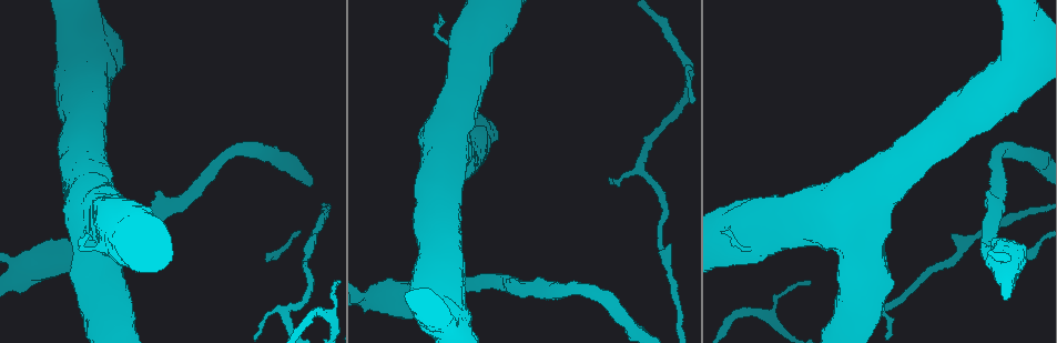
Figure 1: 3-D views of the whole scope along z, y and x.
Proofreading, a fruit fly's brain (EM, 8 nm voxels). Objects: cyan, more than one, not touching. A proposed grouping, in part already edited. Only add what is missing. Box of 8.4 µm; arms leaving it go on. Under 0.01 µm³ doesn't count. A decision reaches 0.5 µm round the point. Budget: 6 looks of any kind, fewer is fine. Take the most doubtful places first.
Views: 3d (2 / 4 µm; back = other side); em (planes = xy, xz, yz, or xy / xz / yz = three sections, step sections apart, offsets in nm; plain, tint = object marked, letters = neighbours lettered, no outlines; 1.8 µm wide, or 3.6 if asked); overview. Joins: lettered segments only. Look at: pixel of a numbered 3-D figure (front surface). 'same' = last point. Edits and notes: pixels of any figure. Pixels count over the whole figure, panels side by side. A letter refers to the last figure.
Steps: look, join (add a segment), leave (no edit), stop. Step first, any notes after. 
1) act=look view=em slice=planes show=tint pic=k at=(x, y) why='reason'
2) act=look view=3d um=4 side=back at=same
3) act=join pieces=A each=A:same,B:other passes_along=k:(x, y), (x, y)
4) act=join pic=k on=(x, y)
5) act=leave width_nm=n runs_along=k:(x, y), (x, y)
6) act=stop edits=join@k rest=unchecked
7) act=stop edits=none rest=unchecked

act=look view=3d um=2 pic=1 at=(155, 194) why='an open end'

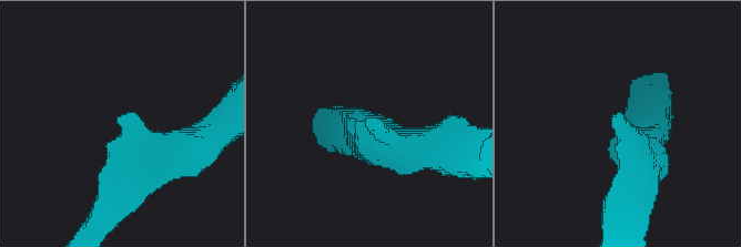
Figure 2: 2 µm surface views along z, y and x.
act=look view=em slice=planes show=letters pic=2 at=(370, 119) why='shape alone is not enough'

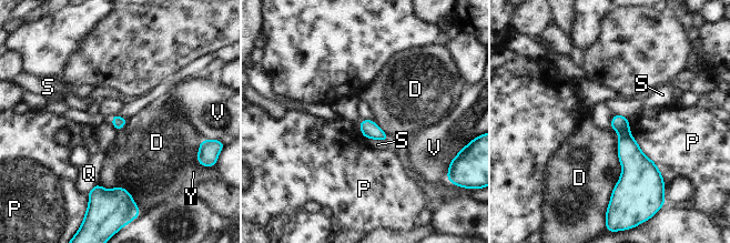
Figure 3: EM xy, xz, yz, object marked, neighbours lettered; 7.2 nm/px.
act=leave longest_contact=P:500nm each=D:other,P:other,Q:other,S:other,V:other,Y:other found='none of them fits'

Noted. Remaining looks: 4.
act=look view=em slice=planes show=letters pic=1 at=(638, 170) why='a fork'

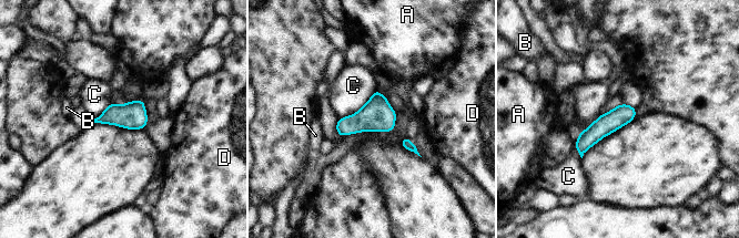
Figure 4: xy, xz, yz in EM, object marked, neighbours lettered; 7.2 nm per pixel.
act=leave each=A:other,B:other,C:other,D:other border=4:(600, 114), (577, 137), (581, 158) found='none of them fits'

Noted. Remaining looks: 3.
act=look view=3d um=4 pic=1 at=(1034, 32) why='calibre changes'

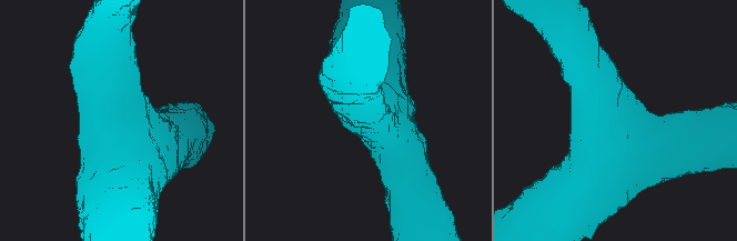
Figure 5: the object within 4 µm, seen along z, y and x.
act=look view=em um=3.6 slice=yz step=16 show=tint pic=5 at=(127, 123)

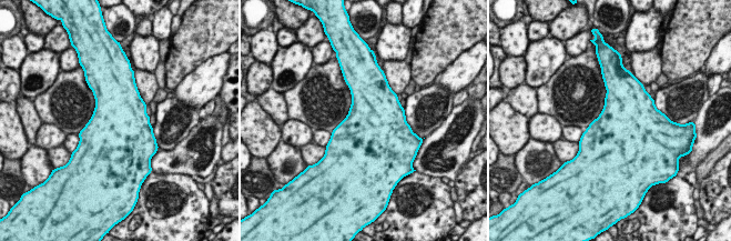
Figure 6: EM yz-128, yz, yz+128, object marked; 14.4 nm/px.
act=look view=em um=3.6 slice=planes show=letters at=same why='cut it another way'

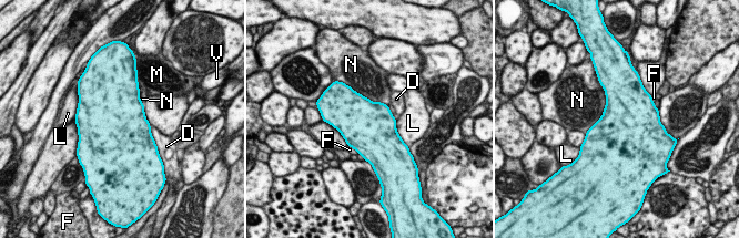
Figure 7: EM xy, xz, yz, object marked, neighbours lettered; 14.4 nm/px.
act=leave width_nm=750 longest_contact=N:750nm each=D:other,F:other,L:other,M:other,N:other,V:other found='no lettered segment goes on from it'

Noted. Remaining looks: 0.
act=stop edits=none rest=unchecked

